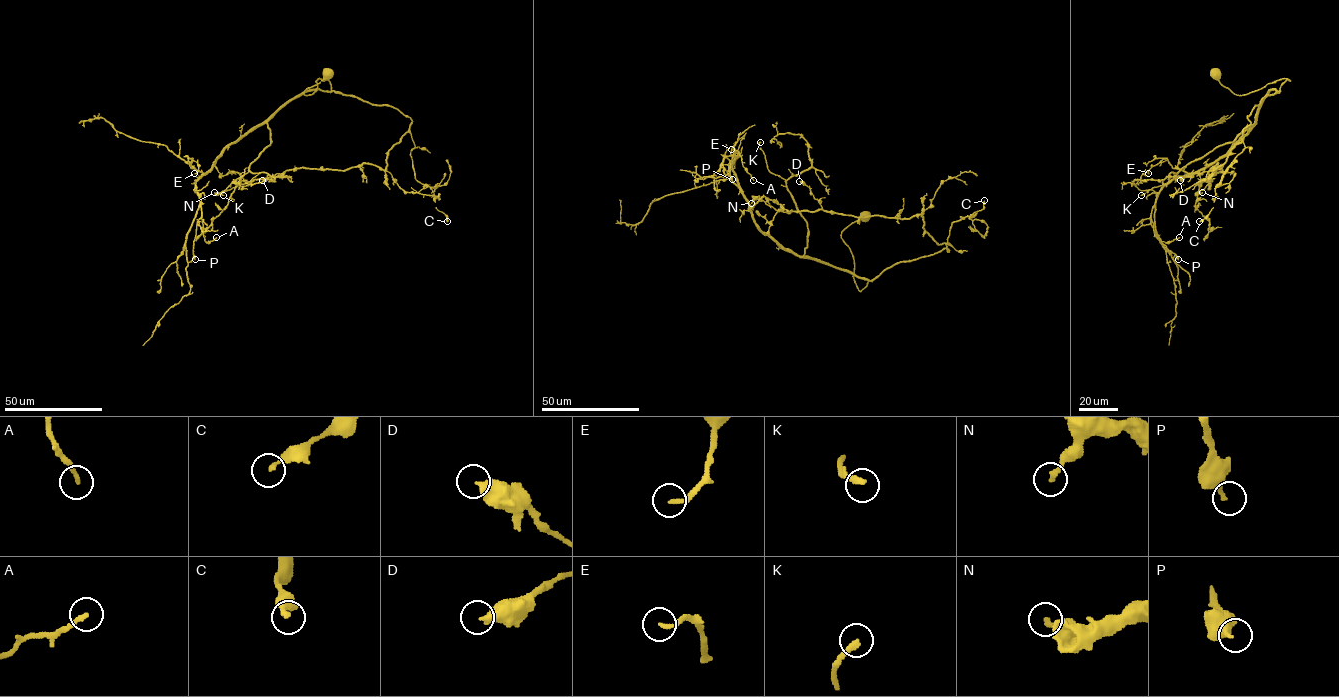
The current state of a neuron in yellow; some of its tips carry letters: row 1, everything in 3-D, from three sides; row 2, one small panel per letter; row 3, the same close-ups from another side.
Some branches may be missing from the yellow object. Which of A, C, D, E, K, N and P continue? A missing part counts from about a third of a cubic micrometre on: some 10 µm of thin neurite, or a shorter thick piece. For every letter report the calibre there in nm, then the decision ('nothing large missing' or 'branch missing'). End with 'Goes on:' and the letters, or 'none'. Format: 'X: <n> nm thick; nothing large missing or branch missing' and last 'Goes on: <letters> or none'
A: 180 nm thick; nothing large missing
C: 280 nm thick; nothing large missing
D: 460 nm thick; nothing large missing
E: 190 nm thick; nothing large missing
K: 280 nm thick; branch missing
N: 240 nm thick; nothing large missing
P: 220 nm thick; nothing large missing
Goes on: K

